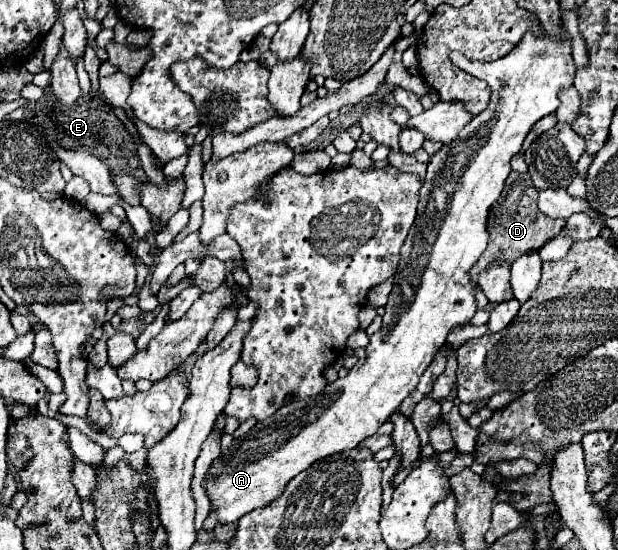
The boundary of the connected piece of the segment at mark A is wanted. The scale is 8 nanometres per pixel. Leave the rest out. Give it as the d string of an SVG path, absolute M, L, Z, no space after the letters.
M563 27L560 39L554 40L545 31L539 35L527 33L519 45L513 47L511 53L497 61L470 61L460 52L451 52L449 58L454 65L471 73L477 79L483 79L491 87L489 107L471 119L459 131L459 135L443 145L427 165L427 177L421 187L421 201L417 207L417 219L405 239L401 249L401 261L397 273L393 277L393 291L385 305L383 325L371 337L367 345L365 361L357 361L357 365L349 371L347 377L327 383L327 387L315 397L293 401L291 405L281 407L275 415L259 421L251 431L243 437L233 439L233 443L219 453L219 457L211 463L205 477L205 493L211 501L211 511L217 511L217 523L229 525L239 521L253 509L263 507L277 499L287 483L305 471L315 461L357 447L367 437L375 435L375 431L391 417L391 413L403 403L403 399L415 389L419 377L433 361L435 353L447 343L447 335L455 327L463 327L471 321L477 311L475 301L475 283L469 277L471 267L477 263L479 255L485 251L489 233L487 233L487 215L491 205L499 199L505 179L511 171L509 161L513 155L521 151L523 139L531 131L531 127L551 115L559 107L557 93L563 87L573 85L575 63L572 55L572 36Z

